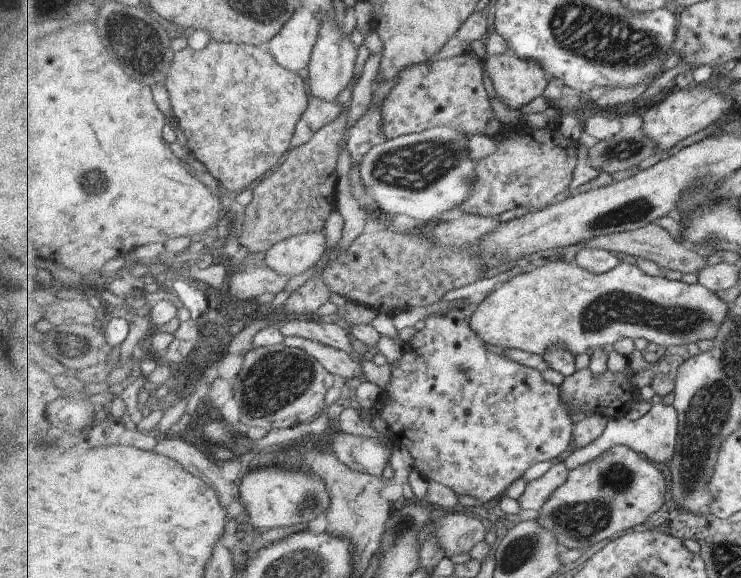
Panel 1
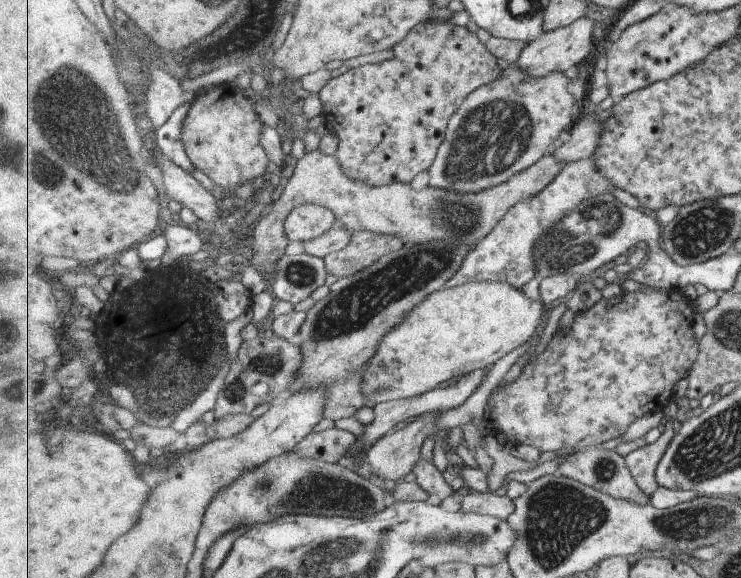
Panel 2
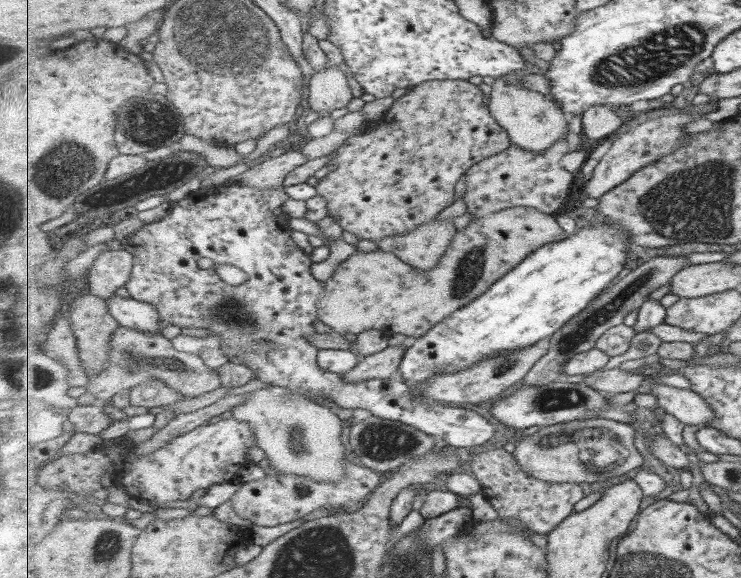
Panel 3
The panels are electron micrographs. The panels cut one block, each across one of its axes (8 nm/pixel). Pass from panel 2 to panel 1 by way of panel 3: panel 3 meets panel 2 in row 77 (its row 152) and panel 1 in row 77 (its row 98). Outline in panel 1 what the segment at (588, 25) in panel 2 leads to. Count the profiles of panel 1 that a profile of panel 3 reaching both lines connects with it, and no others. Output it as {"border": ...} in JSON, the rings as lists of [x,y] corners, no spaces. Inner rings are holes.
{"border":[[[513,52],[489,57],[484,65],[497,96],[511,109],[519,110],[543,95],[551,79],[541,63],[522,59]]]}

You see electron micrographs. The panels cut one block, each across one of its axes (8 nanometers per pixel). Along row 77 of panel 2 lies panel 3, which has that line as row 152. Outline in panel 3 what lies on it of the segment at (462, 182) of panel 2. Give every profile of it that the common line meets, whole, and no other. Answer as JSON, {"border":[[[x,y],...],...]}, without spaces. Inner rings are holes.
{"border":[[[566,138],[557,142],[547,152],[539,154],[529,149],[512,144],[507,150],[485,158],[469,169],[465,174],[465,193],[463,201],[467,212],[471,214],[471,221],[486,217],[511,207],[533,207],[541,212],[553,214],[557,212],[563,202],[567,200],[567,192],[573,184],[573,172],[565,170],[564,156],[569,152],[569,142]]]}

